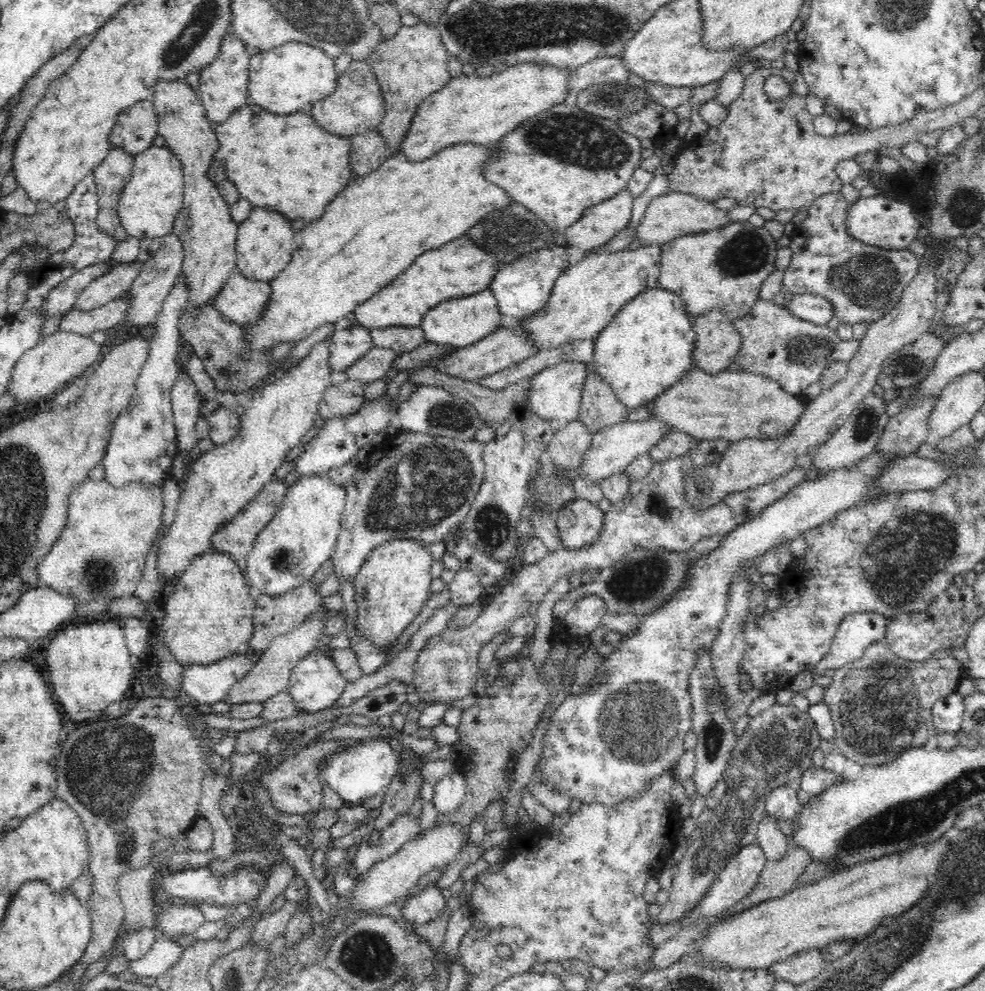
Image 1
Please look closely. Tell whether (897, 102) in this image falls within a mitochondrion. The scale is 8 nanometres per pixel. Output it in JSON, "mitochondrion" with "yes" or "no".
{"mitochondrion":"no"}

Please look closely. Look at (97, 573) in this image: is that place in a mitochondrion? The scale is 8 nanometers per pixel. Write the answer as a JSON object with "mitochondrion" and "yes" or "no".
{"mitochondrion":"yes"}

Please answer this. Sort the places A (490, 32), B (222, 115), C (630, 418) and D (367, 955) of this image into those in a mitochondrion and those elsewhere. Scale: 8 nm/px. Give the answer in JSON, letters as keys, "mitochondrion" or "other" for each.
{"A":"mitochondrion","B":"other","C":"other","D":"mitochondrion"}

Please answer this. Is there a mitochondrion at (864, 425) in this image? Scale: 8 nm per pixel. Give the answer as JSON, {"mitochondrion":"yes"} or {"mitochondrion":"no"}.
{"mitochondrion":"yes"}

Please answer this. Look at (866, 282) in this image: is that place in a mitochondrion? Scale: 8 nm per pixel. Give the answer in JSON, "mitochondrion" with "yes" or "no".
{"mitochondrion":"yes"}

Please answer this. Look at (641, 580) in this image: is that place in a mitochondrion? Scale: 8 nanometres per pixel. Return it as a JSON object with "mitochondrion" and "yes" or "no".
{"mitochondrion":"yes"}

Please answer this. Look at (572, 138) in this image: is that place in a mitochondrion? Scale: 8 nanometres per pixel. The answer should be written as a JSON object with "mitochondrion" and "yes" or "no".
{"mitochondrion":"yes"}

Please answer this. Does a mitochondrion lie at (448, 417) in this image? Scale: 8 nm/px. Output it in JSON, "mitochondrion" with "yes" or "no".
{"mitochondrion":"yes"}

